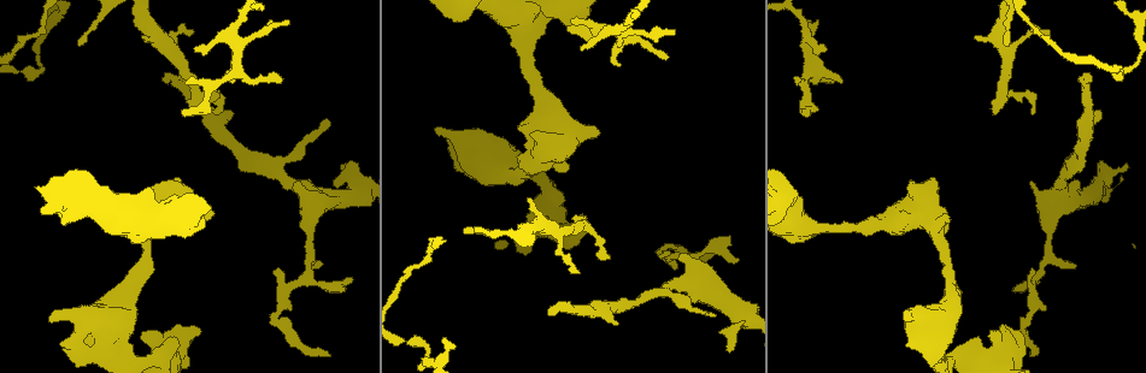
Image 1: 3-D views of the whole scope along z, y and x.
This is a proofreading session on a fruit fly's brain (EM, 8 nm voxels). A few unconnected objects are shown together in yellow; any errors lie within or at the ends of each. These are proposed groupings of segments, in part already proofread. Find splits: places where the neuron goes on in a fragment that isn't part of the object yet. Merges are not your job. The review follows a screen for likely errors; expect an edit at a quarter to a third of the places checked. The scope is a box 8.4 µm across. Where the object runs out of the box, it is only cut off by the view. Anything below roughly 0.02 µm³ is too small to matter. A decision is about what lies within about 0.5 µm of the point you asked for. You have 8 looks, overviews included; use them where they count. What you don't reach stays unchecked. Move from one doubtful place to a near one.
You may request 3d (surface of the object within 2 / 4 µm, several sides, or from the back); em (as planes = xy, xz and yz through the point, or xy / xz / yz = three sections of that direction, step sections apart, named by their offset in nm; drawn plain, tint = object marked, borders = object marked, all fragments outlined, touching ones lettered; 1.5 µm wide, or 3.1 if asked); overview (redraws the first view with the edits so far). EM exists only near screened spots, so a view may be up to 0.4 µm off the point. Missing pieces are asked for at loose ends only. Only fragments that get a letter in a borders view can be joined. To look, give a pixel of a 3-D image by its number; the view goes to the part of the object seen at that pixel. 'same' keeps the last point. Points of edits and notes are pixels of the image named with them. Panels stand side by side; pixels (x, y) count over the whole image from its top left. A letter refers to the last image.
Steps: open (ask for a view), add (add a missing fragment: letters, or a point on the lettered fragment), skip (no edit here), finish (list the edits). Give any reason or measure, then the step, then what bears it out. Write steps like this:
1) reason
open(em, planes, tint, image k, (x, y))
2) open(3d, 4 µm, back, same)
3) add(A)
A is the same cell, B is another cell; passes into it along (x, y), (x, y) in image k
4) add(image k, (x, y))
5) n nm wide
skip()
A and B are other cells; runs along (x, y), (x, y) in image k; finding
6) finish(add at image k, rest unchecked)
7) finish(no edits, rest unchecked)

an open end
open(em, xz, step 8, borders, image 1, (547, 313))

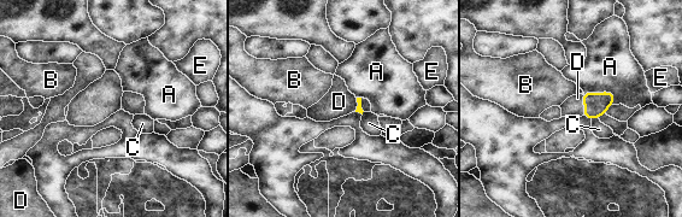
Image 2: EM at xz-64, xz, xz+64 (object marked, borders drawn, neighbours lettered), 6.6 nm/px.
open(em, planes, borders, same)

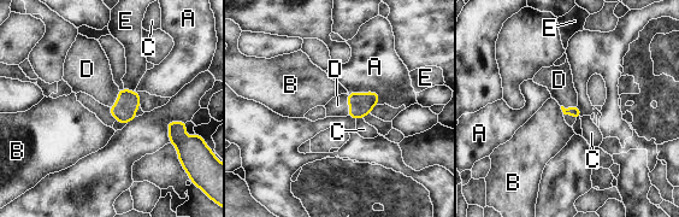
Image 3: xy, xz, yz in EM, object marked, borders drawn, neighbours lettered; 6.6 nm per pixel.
A touches over 220 nm
add(D)
D is the same cell, A, B, C and E are other cells; passes into it along (361, 104), (349, 105), (338, 106) in image 3; the neuron continues

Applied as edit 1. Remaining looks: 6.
redraw
open(overview)

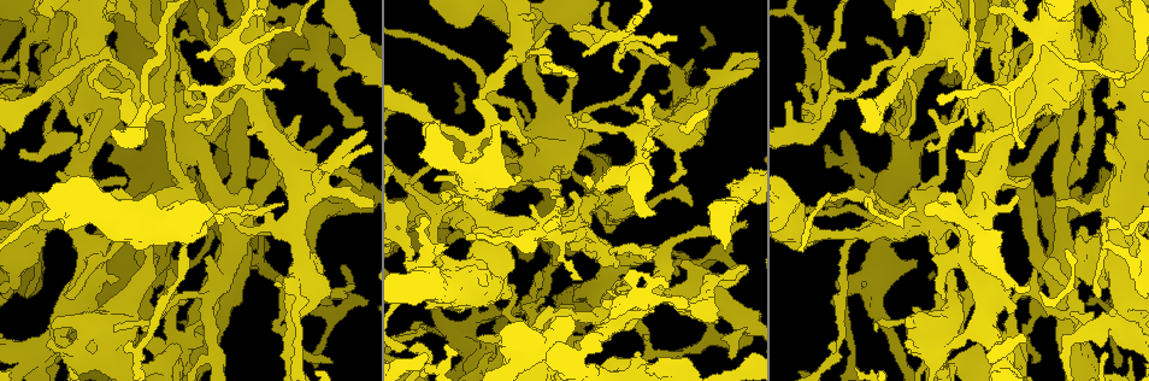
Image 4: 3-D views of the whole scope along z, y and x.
an open end
open(em, planes, borders, image 4, (113, 331))

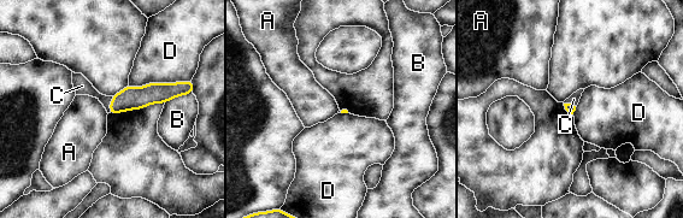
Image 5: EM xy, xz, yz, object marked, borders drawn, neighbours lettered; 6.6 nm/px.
add(C)
C is the same cell, A, B and D are other cells; passes into it along (130, 98), (110, 105), (82, 86) in image 5; the neuron continues

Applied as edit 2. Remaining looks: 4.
finish(add at image 3, add at image 5, rest unchecked)

